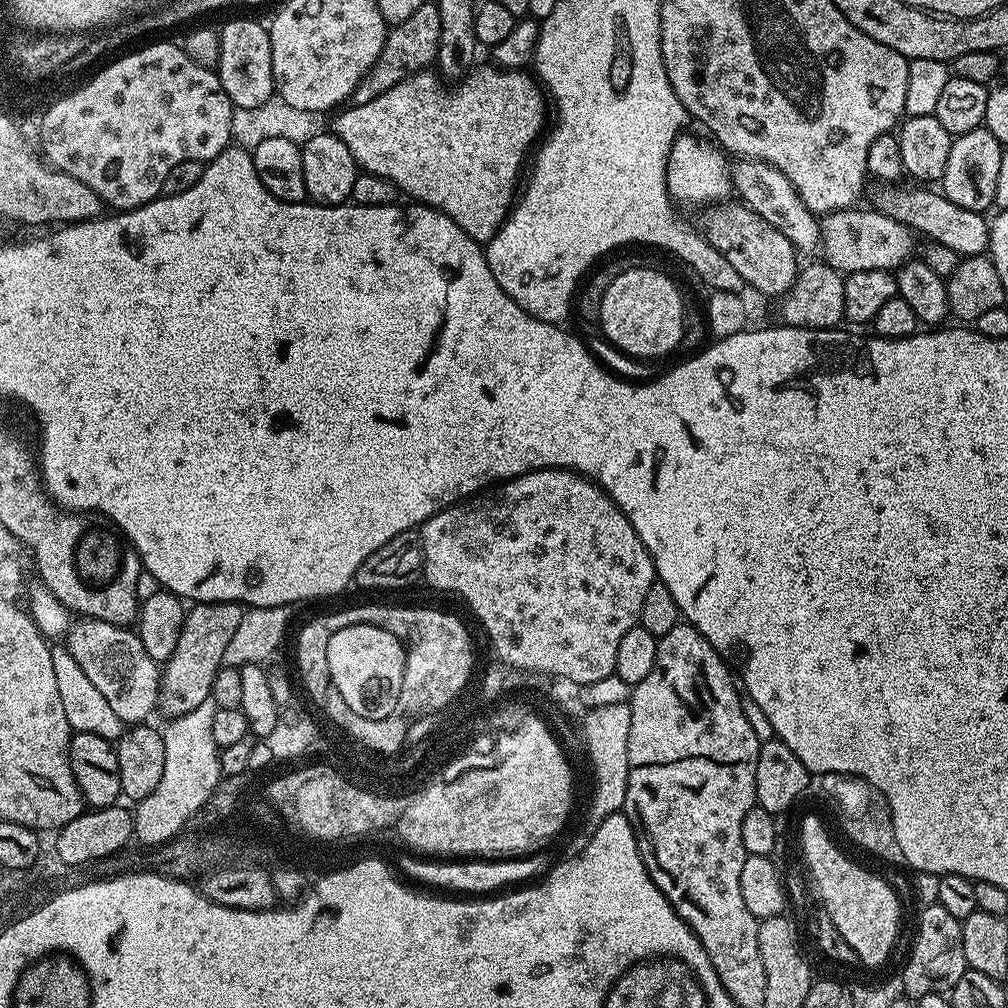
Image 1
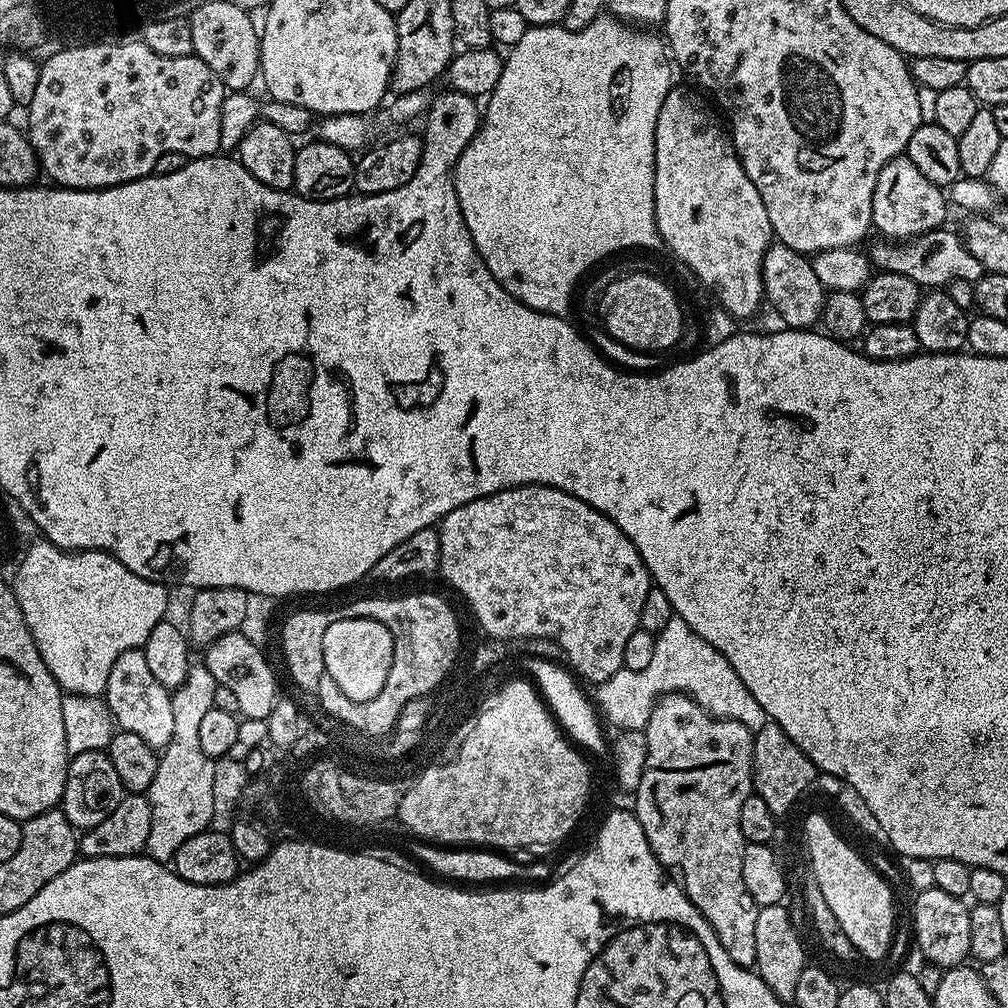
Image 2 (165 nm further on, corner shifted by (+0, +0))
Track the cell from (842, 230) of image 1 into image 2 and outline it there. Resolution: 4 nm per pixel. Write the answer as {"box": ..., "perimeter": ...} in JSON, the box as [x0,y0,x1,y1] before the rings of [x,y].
{"box":[870,226,985,290],"perimeter":[[[941,226],[903,242],[880,242],[884,244],[876,244],[870,251],[871,263],[881,272],[906,274],[906,278],[914,278],[914,282],[918,282],[924,290],[943,289],[954,278],[962,278],[975,285],[985,275],[982,262],[970,254],[959,235],[956,237],[946,229],[947,227]]]}

